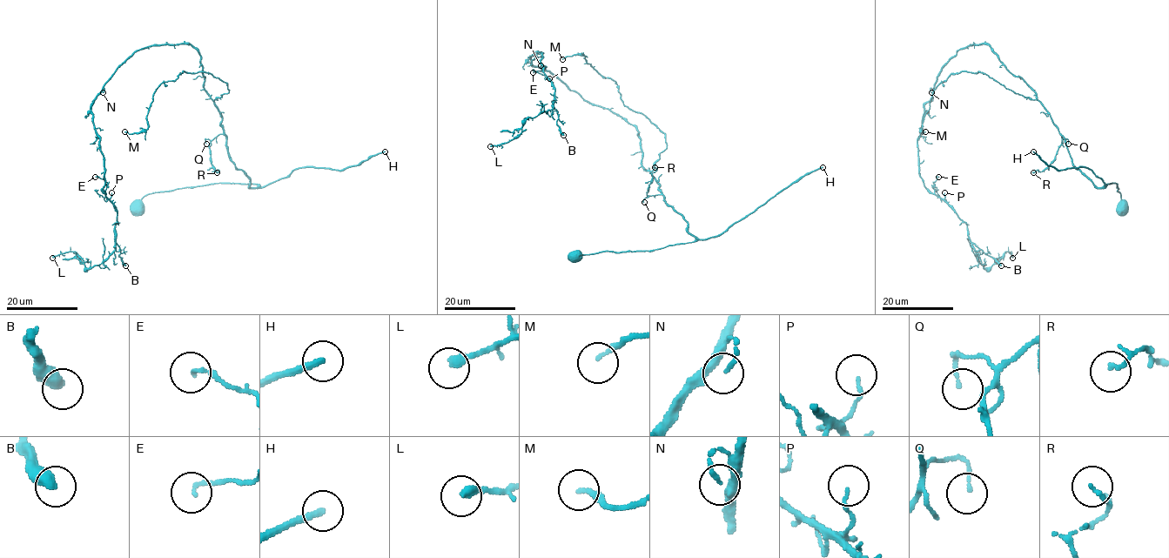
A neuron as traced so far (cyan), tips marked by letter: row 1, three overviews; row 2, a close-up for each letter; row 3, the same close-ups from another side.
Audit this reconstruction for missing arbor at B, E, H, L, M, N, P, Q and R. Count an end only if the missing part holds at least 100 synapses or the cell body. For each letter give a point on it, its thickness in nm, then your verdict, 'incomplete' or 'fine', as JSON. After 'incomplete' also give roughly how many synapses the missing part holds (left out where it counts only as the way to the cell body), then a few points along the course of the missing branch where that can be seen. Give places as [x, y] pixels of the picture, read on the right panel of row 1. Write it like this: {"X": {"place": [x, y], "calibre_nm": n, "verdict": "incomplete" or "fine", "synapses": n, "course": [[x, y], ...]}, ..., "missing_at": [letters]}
{"B": {"place": [1001, 265], "calibre_nm": 500, "verdict": "fine"}, "E": {"place": [938, 177], "calibre_nm": 130, "verdict": "fine"}, "H": {"place": [1033, 151], "calibre_nm": 240, "verdict": "incomplete", "synapses": 160}, "L": {"place": [1012, 258], "calibre_nm": 320, "verdict": "fine"}, "M": {"place": [925, 131], "calibre_nm": 170, "verdict": "fine"}, "N": {"place": [931, 92], "calibre_nm": 130, "verdict": "fine"}, "P": {"place": [944, 192], "calibre_nm": 100, "verdict": "fine"}, "Q": {"place": [1068, 144], "calibre_nm": 100, "verdict": "fine"}, "R": {"place": [1033, 172], "calibre_nm": 90, "verdict": "fine"}, "missing_at": ["H"]}

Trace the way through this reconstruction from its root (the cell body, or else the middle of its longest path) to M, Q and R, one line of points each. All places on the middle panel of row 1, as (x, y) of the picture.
M: (576, 256), (651, 251), (695, 237), (652, 174), (665, 135), (629, 110), (616, 83), (586, 56), (562, 59)
Q: (576, 256), (606, 251), (651, 251), (695, 239), (688, 230), (688, 222), (661, 194), (648, 196), (644, 202)
R: (576, 256), (606, 251), (651, 251), (695, 239), (688, 230), (688, 222), (661, 194), (647, 194), (655, 167)

